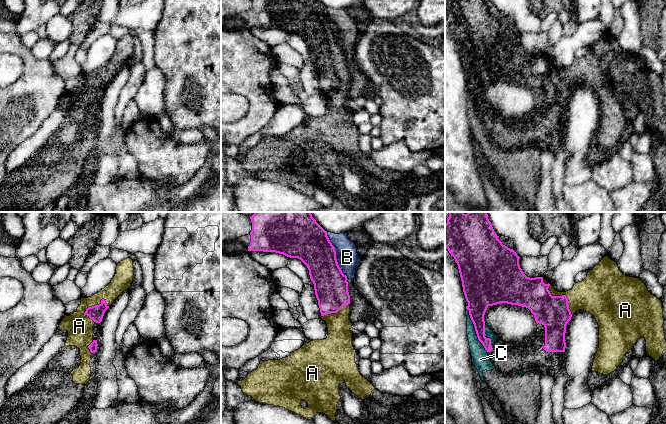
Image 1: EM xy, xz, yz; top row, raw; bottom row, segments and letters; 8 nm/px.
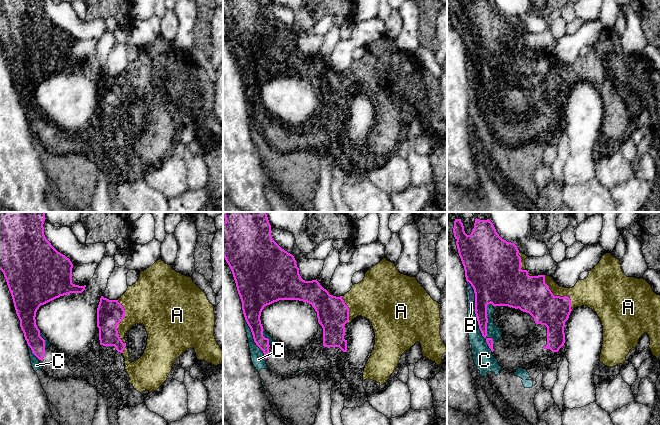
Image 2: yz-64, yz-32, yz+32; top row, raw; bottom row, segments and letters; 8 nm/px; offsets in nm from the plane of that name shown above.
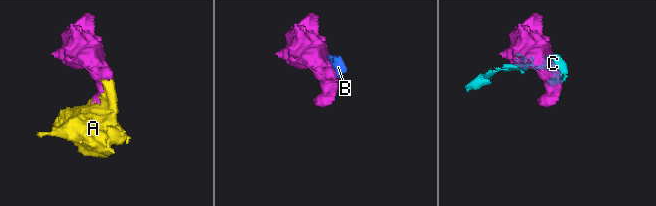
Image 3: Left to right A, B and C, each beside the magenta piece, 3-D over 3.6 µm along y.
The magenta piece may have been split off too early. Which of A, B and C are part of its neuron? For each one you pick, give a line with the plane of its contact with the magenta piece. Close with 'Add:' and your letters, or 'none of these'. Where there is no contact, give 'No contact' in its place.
A: Touches magenta in yz
Add: A

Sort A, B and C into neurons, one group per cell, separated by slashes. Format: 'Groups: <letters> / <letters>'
Groups: A / B C

